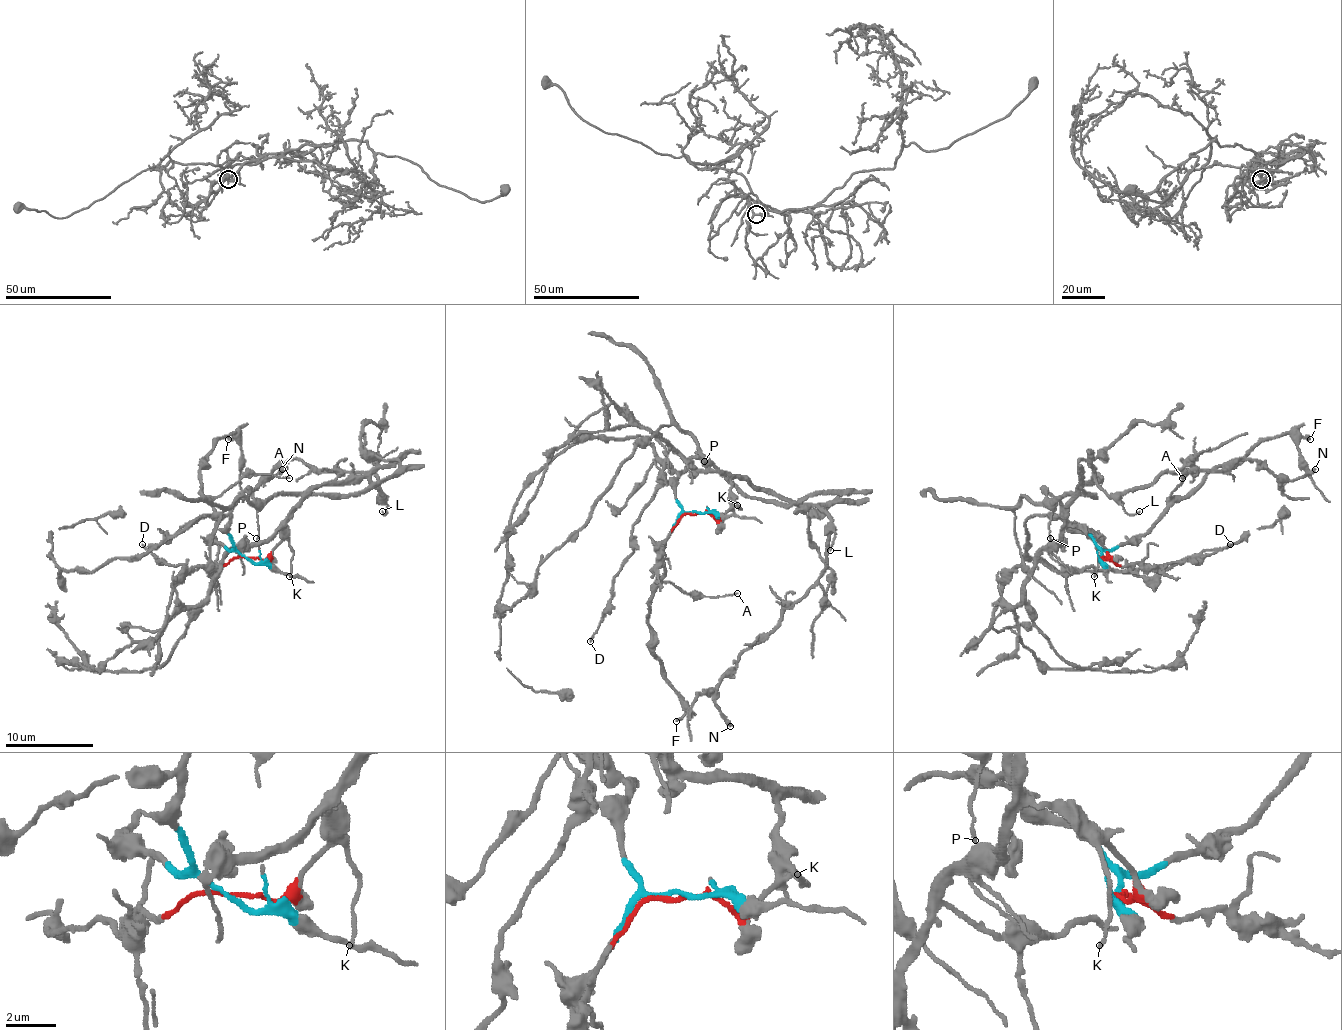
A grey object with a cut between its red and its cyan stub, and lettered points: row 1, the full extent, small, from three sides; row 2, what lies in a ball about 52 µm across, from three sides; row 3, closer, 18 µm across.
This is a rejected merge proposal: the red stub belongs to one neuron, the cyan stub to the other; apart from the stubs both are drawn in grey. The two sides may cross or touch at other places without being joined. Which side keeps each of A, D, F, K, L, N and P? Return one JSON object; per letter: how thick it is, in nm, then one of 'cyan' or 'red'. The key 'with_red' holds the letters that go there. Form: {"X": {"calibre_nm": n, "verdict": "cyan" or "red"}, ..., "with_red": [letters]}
{"A": {"calibre_nm": 120, "verdict": "cyan"}, "D": {"calibre_nm": 120, "verdict": "red"}, "F": {"calibre_nm": 240, "verdict": "cyan"}, "K": {"calibre_nm": 140, "verdict": "red"}, "L": {"calibre_nm": 110, "verdict": "red"}, "N": {"calibre_nm": 320, "verdict": "red"}, "P": {"calibre_nm": 120, "verdict": "cyan"}, "with_red": ["D", "K", "L", "N"]}

